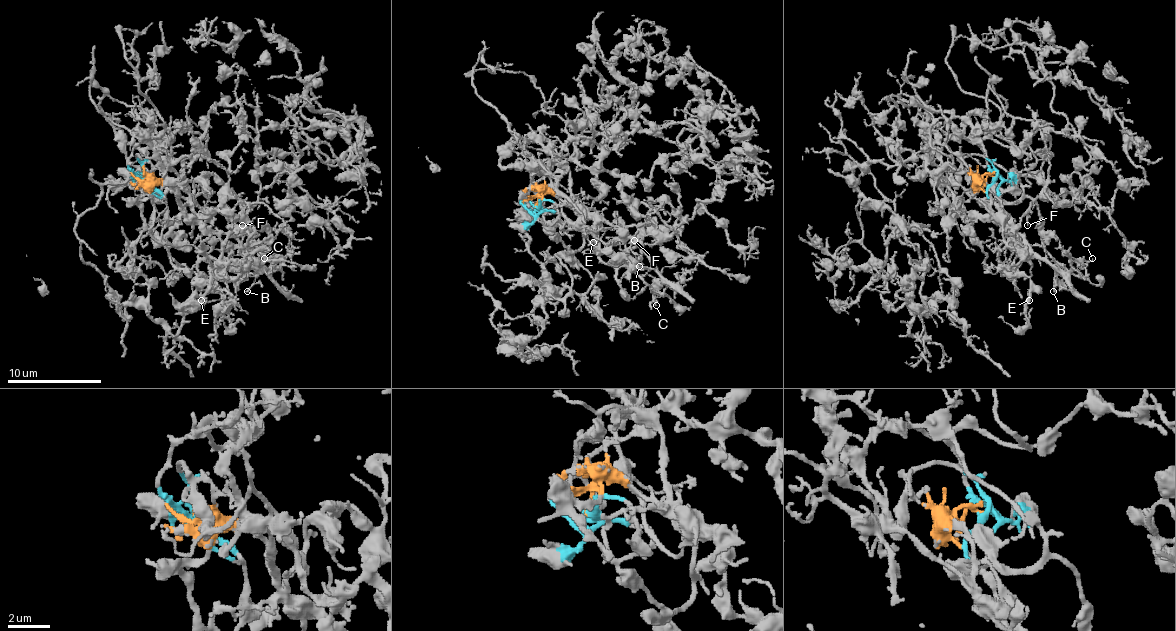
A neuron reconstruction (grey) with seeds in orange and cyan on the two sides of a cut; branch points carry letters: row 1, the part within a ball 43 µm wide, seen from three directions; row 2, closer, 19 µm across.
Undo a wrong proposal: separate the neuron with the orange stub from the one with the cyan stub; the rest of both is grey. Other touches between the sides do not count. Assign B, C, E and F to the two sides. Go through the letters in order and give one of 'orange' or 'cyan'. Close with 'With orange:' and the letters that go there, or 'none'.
B: orange
C: orange
E: cyan
F: cyan
With orange: B, C

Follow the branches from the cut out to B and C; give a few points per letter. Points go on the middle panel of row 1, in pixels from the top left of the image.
B: (537, 207), (544, 193), (555, 193), (579, 209), (596, 214), (647, 256), (650, 266), (638, 266)
C: (537, 207), (544, 193), (555, 193), (612, 223), (671, 282), (654, 299), (657, 306)

